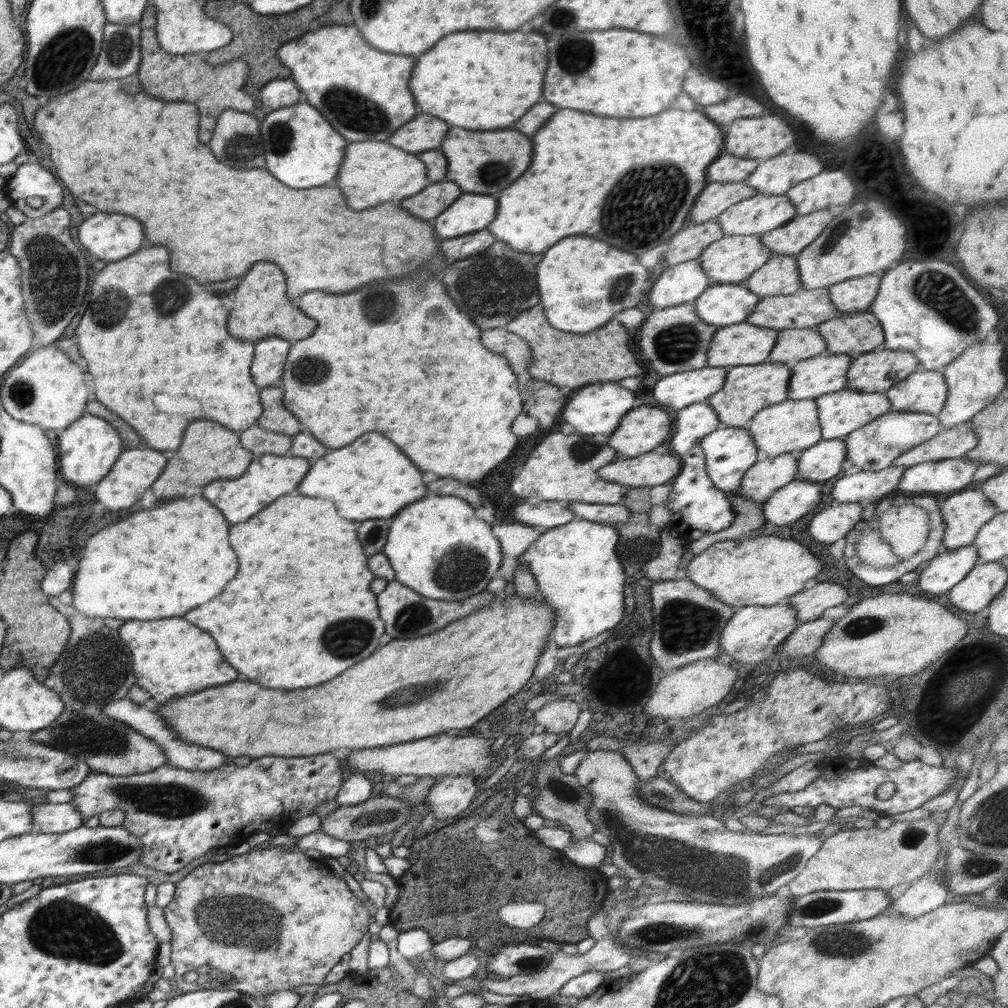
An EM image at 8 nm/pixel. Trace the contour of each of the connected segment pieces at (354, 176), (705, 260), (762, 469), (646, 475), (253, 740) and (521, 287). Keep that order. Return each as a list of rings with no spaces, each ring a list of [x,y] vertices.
[[[356,142],[346,148],[346,158],[342,162],[340,174],[336,178],[338,186],[346,194],[346,200],[350,208],[364,210],[374,208],[376,202],[388,202],[388,200],[400,200],[418,194],[428,186],[426,165],[418,160],[415,153],[409,153],[400,148],[394,148],[388,142]]]
[[[724,235],[720,240],[709,244],[699,256],[702,269],[710,284],[744,282],[754,271],[757,271],[770,257],[772,251],[760,241],[761,235]]]
[[[802,451],[782,453],[774,458],[761,457],[746,470],[741,489],[735,495],[762,506],[775,490],[795,480],[800,454]]]
[[[646,452],[634,458],[616,459],[598,470],[598,477],[629,488],[650,487],[669,483],[682,468],[682,461],[672,452]]]
[[[498,593],[492,603],[427,636],[408,640],[392,639],[362,662],[342,672],[342,676],[330,680],[330,684],[274,692],[270,688],[258,686],[256,682],[232,682],[190,694],[186,698],[174,697],[166,704],[160,704],[156,712],[180,740],[220,750],[231,758],[301,757],[388,747],[474,726],[500,704],[504,704],[510,696],[522,690],[522,686],[533,676],[536,662],[550,641],[556,624],[554,607],[544,603],[542,598],[524,599],[517,593],[507,598],[503,593]]]
[[[496,241],[490,248],[472,254],[466,260],[454,262],[440,272],[444,276],[444,284],[454,298],[454,304],[460,312],[466,312],[480,330],[505,326],[518,314],[536,306],[538,300],[538,284],[532,280],[534,268],[542,260],[540,254],[524,254],[512,250],[504,241]]]

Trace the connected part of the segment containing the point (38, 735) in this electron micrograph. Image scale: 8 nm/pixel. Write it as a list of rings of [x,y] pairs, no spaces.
[[[66,710],[50,726],[42,728],[41,731],[34,731],[29,741],[68,752],[84,761],[94,772],[114,776],[150,773],[168,763],[164,749],[156,741],[142,735],[126,722],[106,716],[100,710]]]

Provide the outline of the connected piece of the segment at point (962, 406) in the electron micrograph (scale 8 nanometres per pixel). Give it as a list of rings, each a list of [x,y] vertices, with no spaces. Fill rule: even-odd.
[[[1002,342],[974,343],[944,367],[942,373],[947,384],[947,399],[937,414],[942,429],[971,421],[976,413],[996,400],[996,396],[1002,392],[1006,384],[1006,376],[1002,370],[1004,350],[1006,346]]]

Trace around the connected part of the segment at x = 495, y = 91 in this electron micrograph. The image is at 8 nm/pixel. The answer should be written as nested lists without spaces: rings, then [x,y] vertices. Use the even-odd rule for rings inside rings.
[[[454,32],[422,54],[410,90],[422,112],[472,130],[506,128],[542,96],[548,68],[546,38],[536,32]]]

